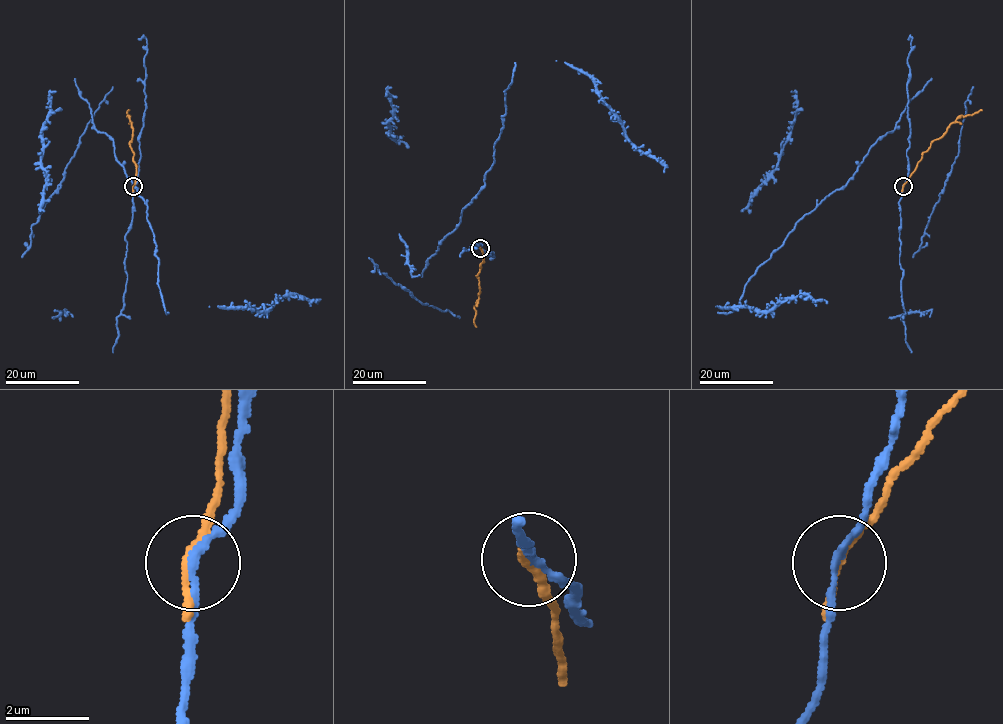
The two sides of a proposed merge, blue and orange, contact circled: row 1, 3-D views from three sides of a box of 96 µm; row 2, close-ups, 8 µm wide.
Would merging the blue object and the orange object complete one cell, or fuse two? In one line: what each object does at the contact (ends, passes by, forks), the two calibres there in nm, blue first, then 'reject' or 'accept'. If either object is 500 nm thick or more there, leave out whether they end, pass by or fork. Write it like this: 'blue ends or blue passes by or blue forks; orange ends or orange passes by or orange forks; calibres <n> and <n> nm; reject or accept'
blue passes by; orange passes by; calibres 170 and 170 nm; reject

